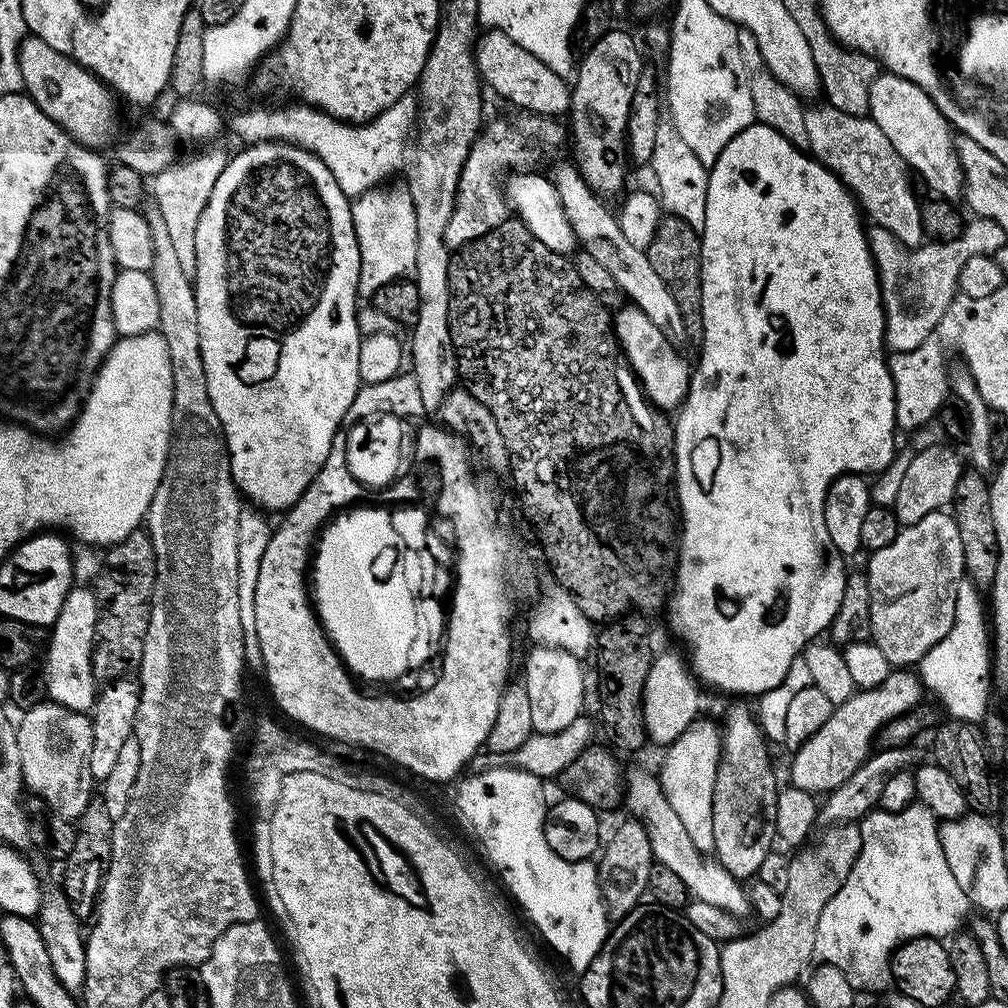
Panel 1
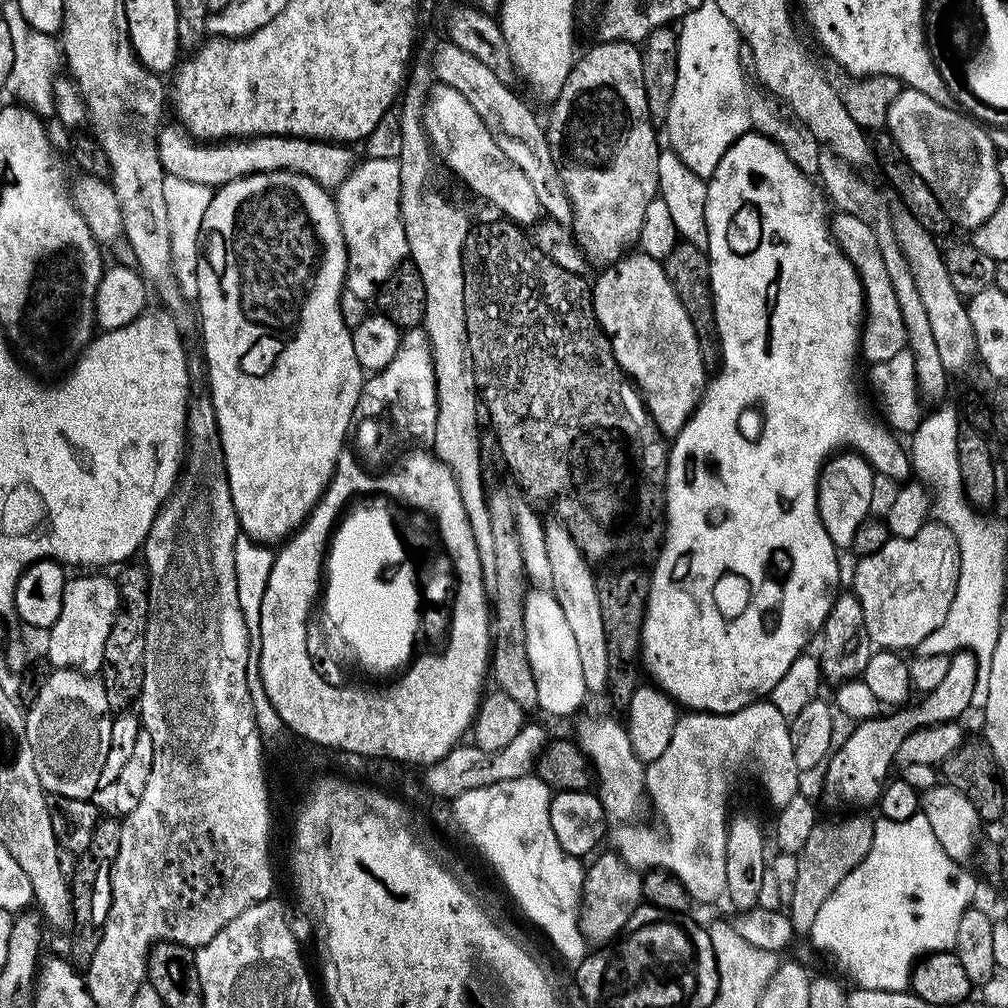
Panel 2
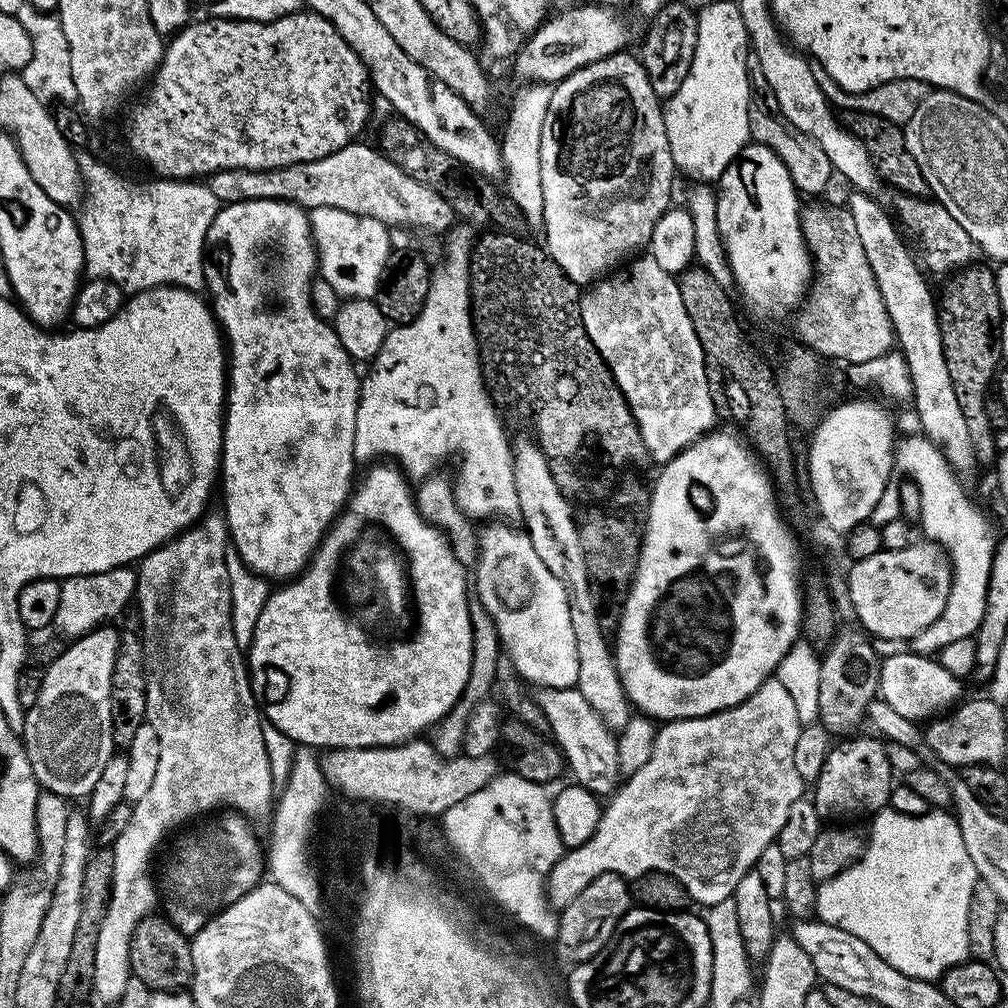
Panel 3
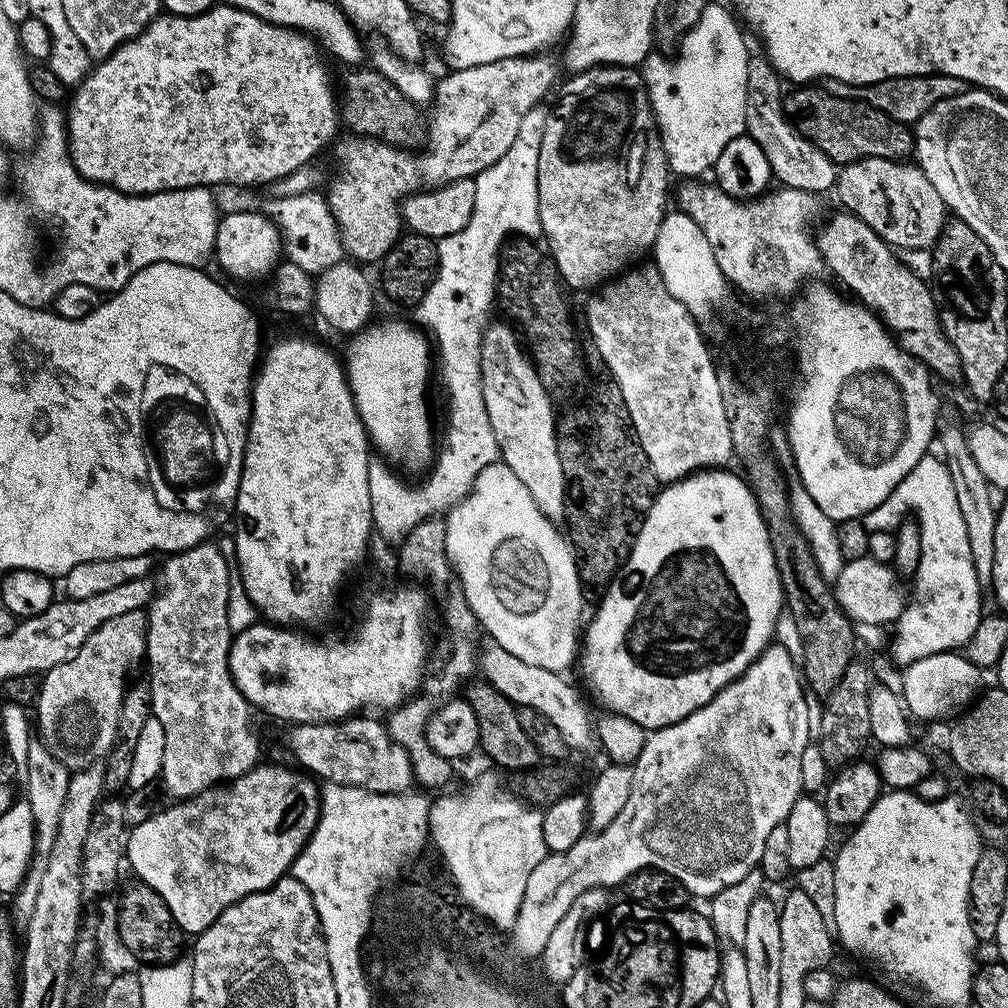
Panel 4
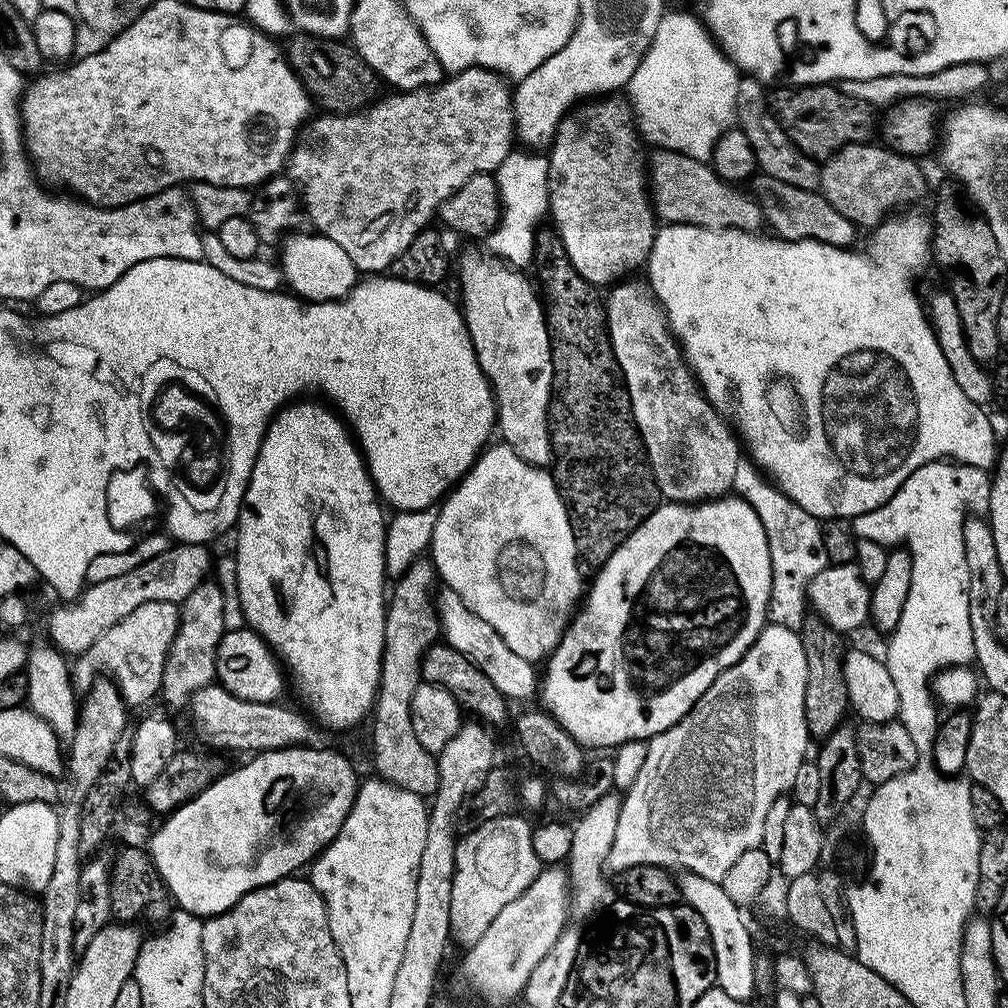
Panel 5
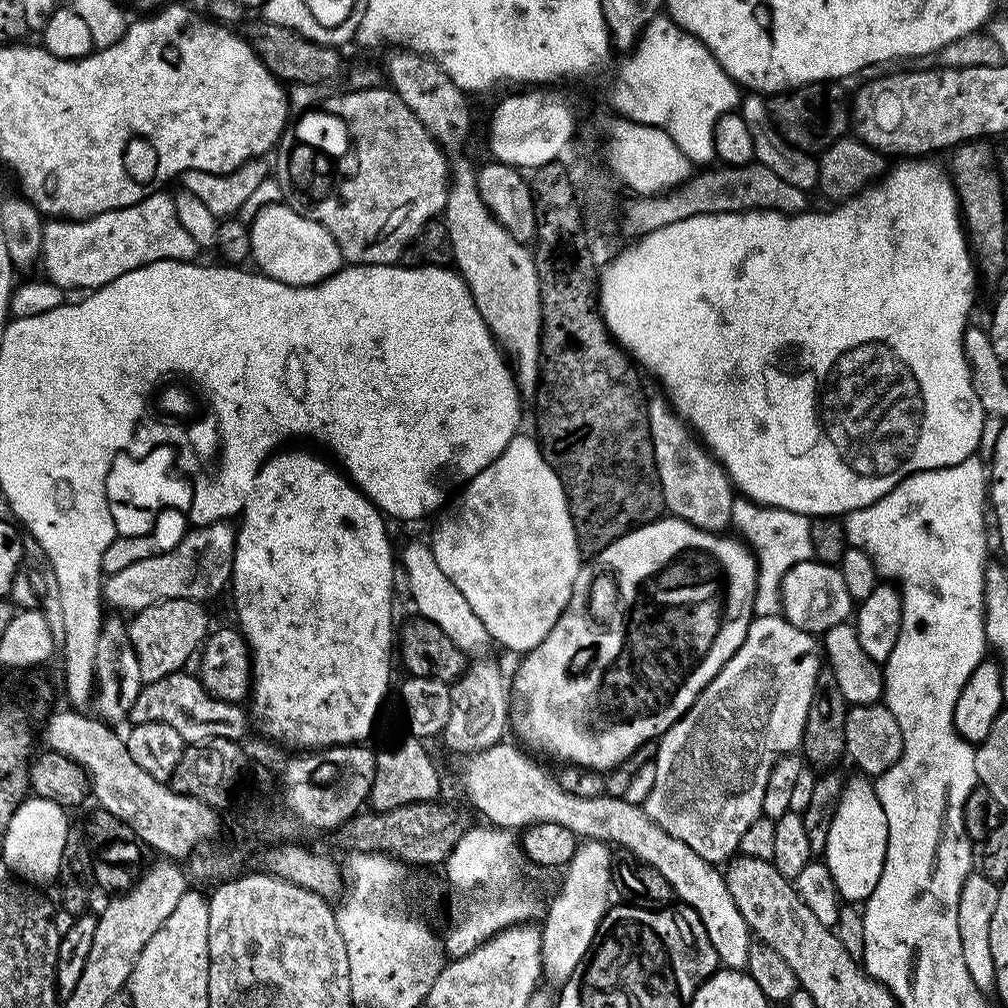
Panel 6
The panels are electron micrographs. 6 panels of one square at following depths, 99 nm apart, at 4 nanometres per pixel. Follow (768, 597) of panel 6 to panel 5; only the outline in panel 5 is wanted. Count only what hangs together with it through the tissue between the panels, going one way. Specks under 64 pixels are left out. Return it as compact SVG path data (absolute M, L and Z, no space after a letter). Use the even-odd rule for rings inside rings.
M742 458L738 462L738 470L734 470L732 492L744 501L751 515L762 522L762 530L766 530L766 542L770 546L770 566L772 567L772 585L770 586L770 602L768 603L768 620L778 626L786 626L786 630L799 632L804 620L810 614L808 602L808 583L823 568L828 567L826 546L822 546L821 521L812 516L798 502L794 502L751 459Z

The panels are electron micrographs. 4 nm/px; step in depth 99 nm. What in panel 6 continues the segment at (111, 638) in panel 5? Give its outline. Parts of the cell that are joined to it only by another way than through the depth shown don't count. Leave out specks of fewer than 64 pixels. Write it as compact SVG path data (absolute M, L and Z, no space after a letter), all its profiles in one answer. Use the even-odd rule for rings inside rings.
M163 600L161 604L143 608L131 617L128 637L136 651L141 681L166 678L181 671L191 656L193 659L210 632L204 607L199 600Z

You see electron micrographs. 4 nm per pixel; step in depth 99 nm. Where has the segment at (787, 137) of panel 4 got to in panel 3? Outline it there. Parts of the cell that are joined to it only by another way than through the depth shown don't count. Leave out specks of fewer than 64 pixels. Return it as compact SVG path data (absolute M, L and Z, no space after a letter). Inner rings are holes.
M749 51L746 58L746 74L752 81L752 105L748 108L751 139L755 143L774 150L774 154L778 154L778 158L782 158L782 166L786 166L786 170L790 170L790 178L794 182L797 192L807 194L807 192L822 191L831 182L832 176L834 177L834 169L830 158L826 158L826 150L822 150L822 146L818 146L818 142L814 142L814 138L802 134L802 130L795 128L780 115L778 98L774 98L774 94L766 82L766 74L762 74L762 66L758 62L756 52Z

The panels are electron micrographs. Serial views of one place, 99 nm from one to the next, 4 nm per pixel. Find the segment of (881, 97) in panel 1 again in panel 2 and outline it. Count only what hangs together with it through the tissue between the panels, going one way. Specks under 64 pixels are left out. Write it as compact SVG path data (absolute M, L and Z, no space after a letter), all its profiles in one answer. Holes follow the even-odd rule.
M905 87L898 94L898 98L890 102L886 131L904 160L910 162L910 166L918 170L926 186L934 190L938 202L947 210L953 225L960 227L961 224L967 230L975 230L992 217L1001 200L1005 199L1006 185L1000 177L1000 156L996 152L996 144L992 141L991 134L988 133L991 131L981 121L965 114L959 107L947 108L948 106L934 98L926 98L926 94L918 90Z

